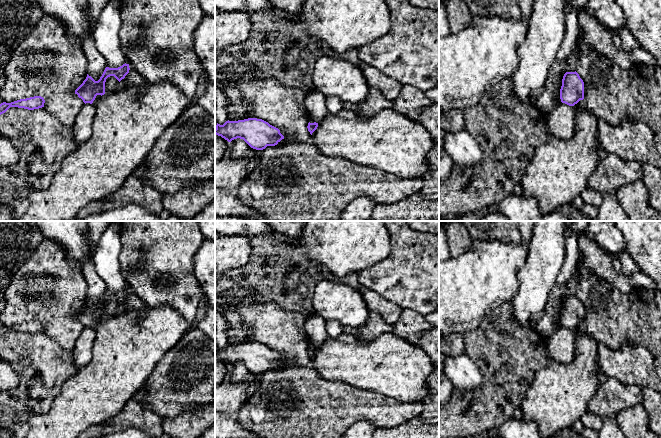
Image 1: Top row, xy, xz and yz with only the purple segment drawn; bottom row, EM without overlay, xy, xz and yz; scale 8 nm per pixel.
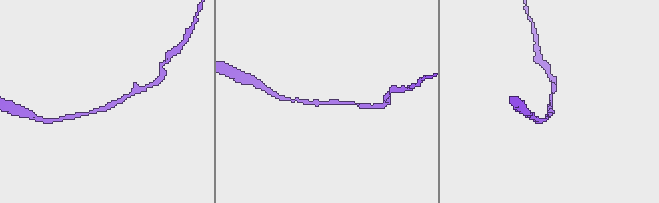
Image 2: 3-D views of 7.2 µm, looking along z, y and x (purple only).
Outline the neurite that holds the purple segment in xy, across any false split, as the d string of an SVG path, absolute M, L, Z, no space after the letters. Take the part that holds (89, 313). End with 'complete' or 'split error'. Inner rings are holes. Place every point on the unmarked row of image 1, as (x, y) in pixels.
M123 288L118 292L106 291L102 300L95 305L87 298L83 307L75 314L75 318L83 324L83 326L92 328L97 319L105 318L105 306L110 300L114 300L119 306L129 297L129 288Z; complete

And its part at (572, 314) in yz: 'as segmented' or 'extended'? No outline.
as segmented

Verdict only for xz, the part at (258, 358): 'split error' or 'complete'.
complete

